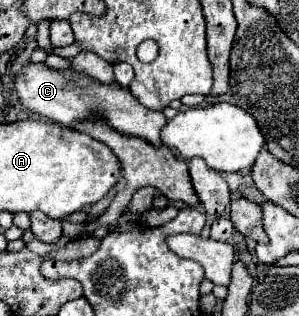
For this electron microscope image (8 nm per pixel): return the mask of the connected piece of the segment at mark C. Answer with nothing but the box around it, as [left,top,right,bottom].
[16,63,166,145]

